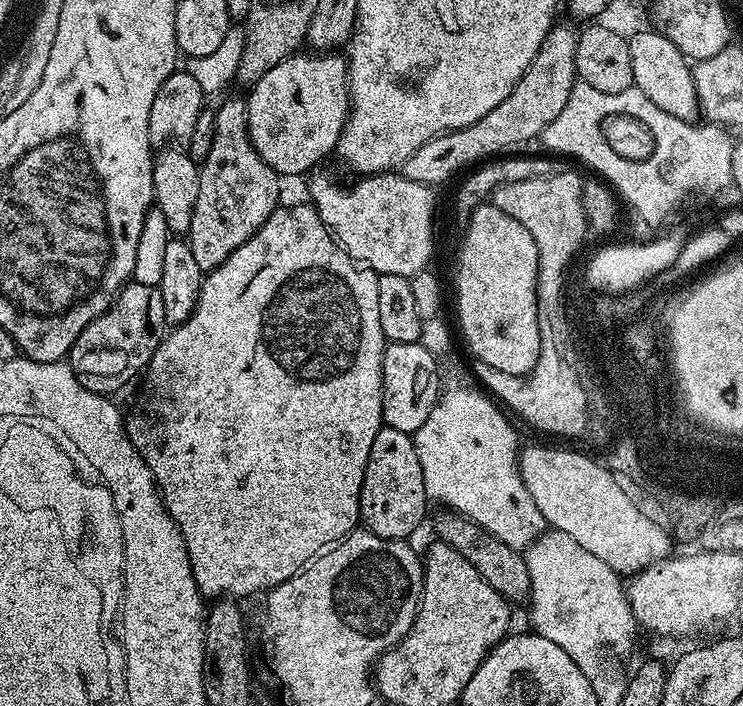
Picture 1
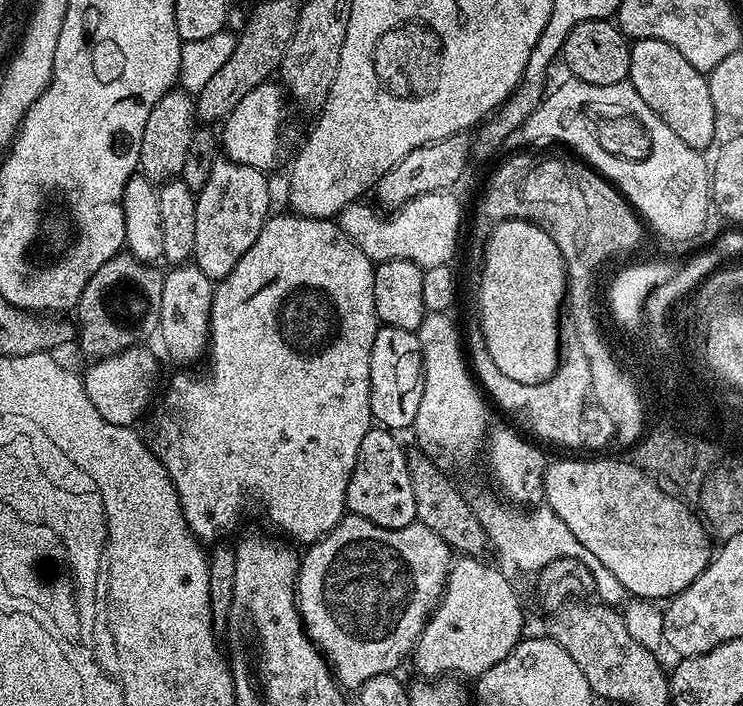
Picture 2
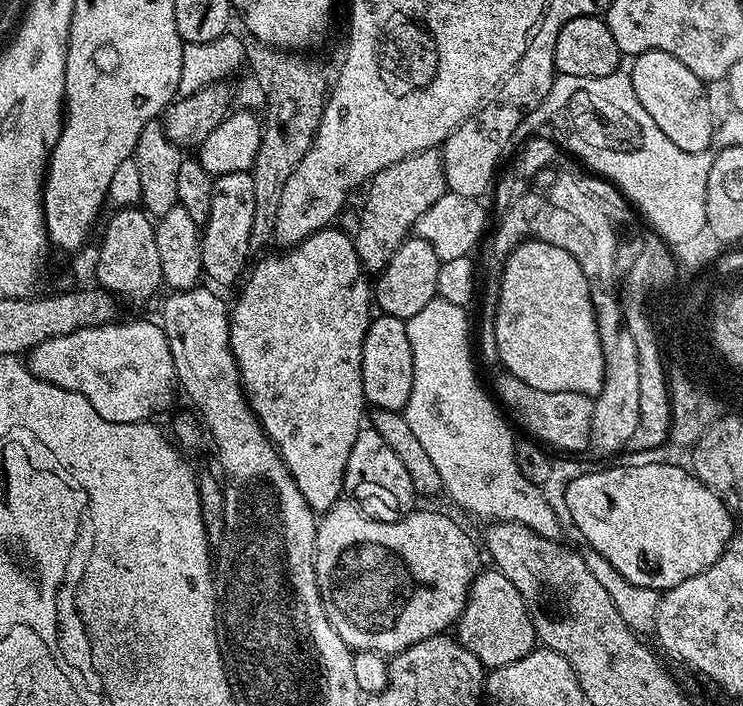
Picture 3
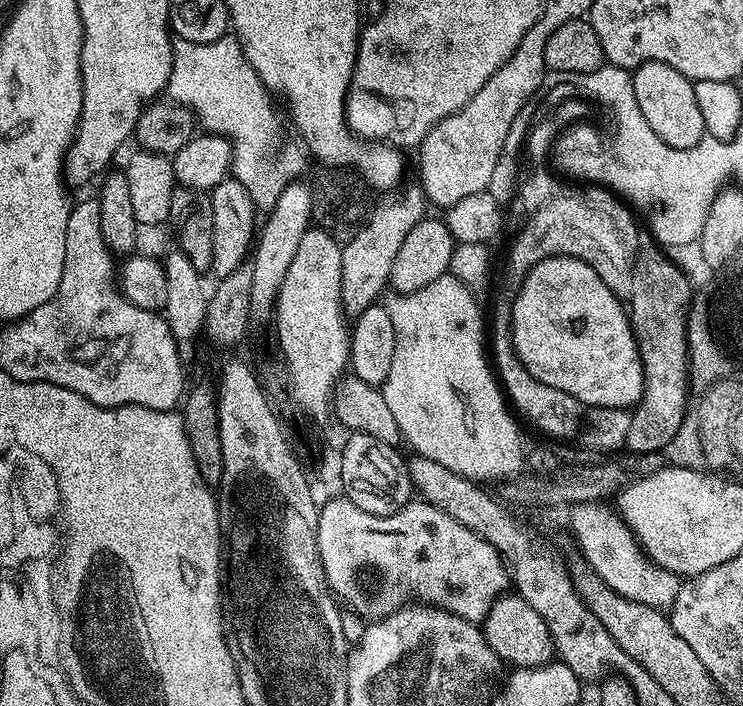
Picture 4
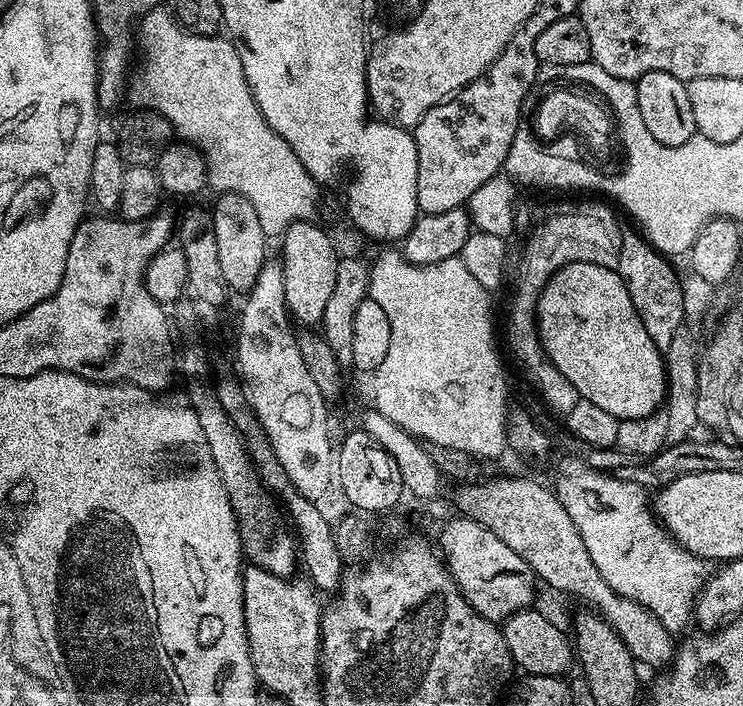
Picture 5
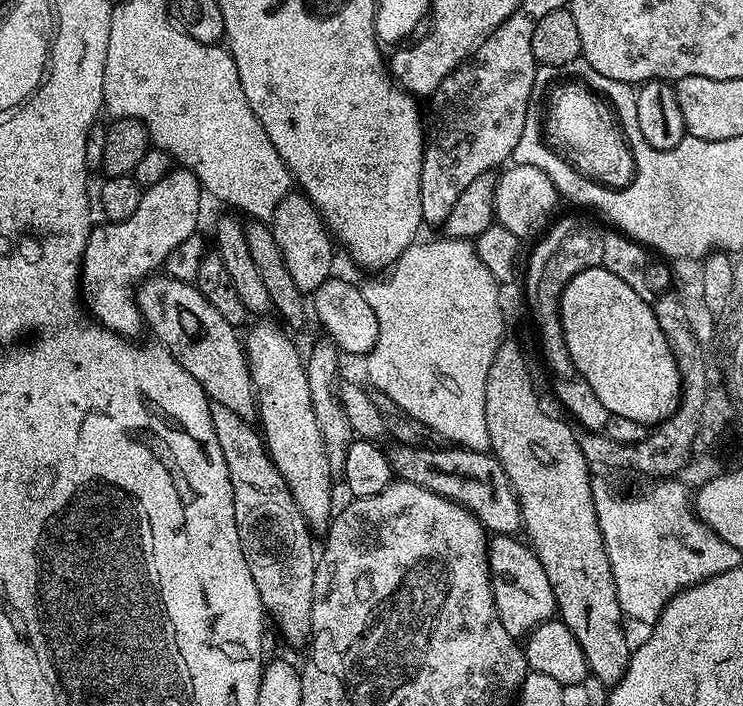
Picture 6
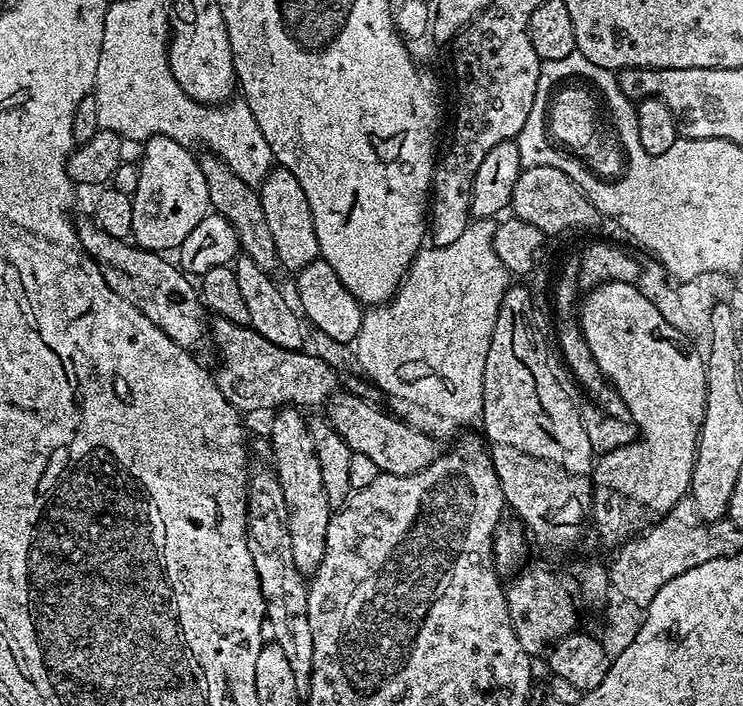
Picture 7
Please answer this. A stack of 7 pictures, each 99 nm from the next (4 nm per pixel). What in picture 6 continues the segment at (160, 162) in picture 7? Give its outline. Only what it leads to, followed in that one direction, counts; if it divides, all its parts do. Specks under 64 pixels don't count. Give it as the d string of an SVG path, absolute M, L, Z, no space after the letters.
M180 166L141 191L138 210L130 218L93 227L80 263L80 286L87 311L103 328L129 338L139 337L136 335L145 331L144 316L136 305L136 289L179 244L197 235L200 196L202 189L196 175Z

